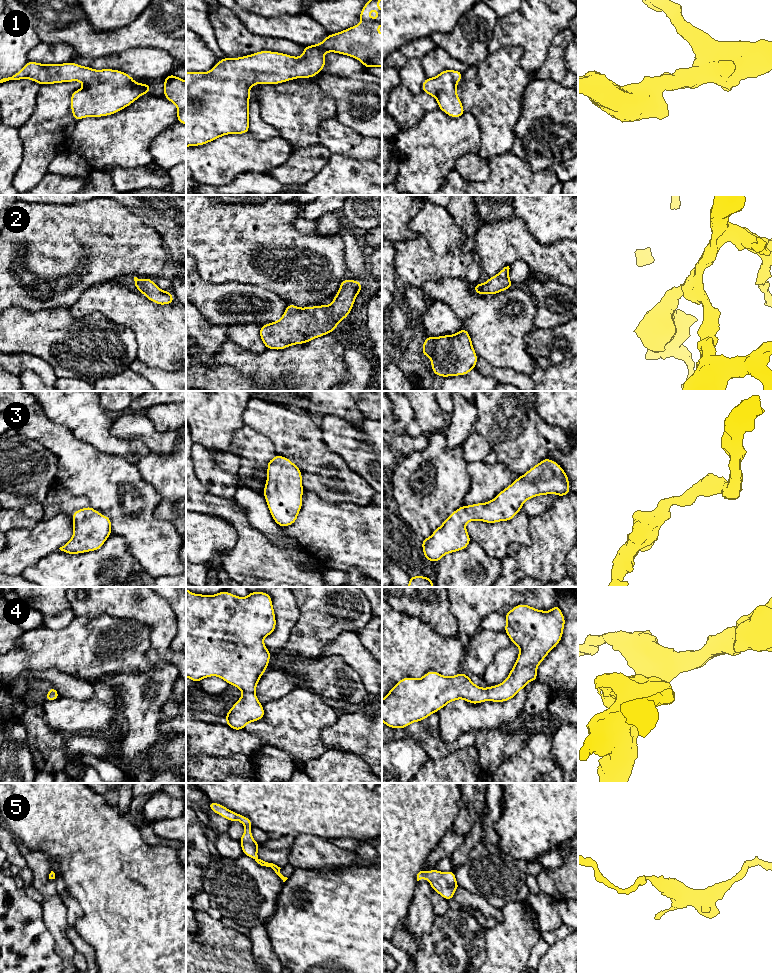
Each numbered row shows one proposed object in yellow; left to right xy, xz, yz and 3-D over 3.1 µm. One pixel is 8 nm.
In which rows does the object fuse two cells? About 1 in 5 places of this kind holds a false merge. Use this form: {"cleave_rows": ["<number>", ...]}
{"cleave_rows": []}

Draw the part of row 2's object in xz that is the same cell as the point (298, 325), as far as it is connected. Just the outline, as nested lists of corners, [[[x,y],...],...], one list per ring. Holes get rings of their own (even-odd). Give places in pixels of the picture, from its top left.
[[[344,279],[330,305],[300,308],[293,304],[288,304],[283,316],[278,321],[267,323],[260,327],[259,335],[266,349],[281,350],[291,345],[308,343],[313,339],[335,331],[337,325],[351,312],[354,301],[361,290],[361,282]]]

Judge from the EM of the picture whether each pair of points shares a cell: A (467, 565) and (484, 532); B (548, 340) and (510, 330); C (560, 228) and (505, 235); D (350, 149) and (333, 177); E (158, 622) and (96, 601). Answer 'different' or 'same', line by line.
A: different
B: different
C: different
D: different
E: same

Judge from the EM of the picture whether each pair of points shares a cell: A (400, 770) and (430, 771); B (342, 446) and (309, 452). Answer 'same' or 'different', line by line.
A: different
B: different

